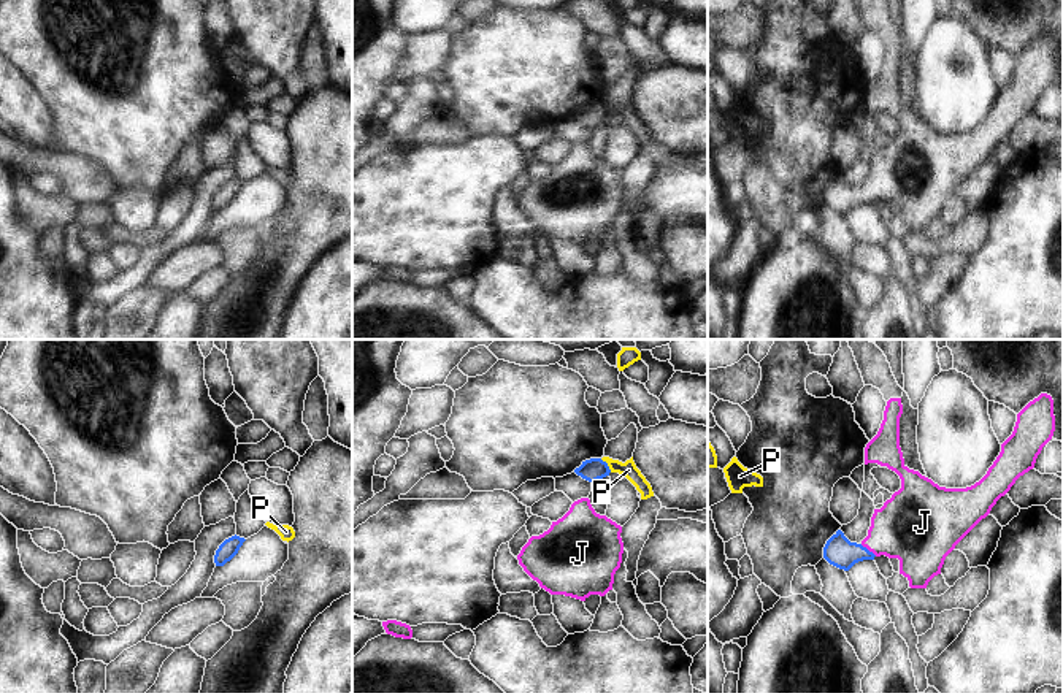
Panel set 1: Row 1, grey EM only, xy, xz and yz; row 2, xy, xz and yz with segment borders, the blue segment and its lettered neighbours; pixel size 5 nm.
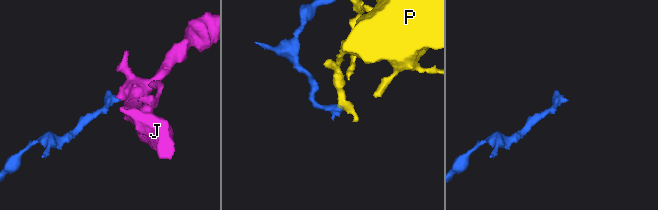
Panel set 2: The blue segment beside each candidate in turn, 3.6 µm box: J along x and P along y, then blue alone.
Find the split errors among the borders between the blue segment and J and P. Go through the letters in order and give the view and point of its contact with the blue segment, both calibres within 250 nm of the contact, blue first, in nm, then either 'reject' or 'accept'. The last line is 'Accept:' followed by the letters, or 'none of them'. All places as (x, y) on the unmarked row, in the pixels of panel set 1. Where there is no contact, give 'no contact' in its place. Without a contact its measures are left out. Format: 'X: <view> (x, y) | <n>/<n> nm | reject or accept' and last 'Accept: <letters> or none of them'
J: yz (867, 194) | 150/340 nm | accept
P: xz (606, 110) | 120/90 nm | reject
Accept: J

